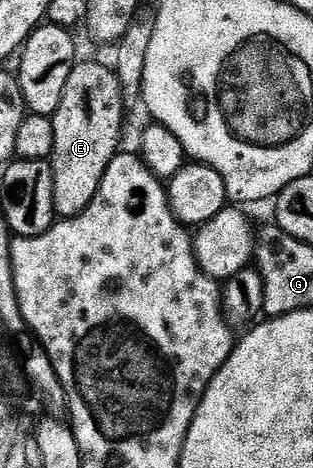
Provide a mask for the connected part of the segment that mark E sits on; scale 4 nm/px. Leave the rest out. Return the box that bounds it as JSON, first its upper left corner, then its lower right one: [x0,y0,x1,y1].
[51,60,127,219]

